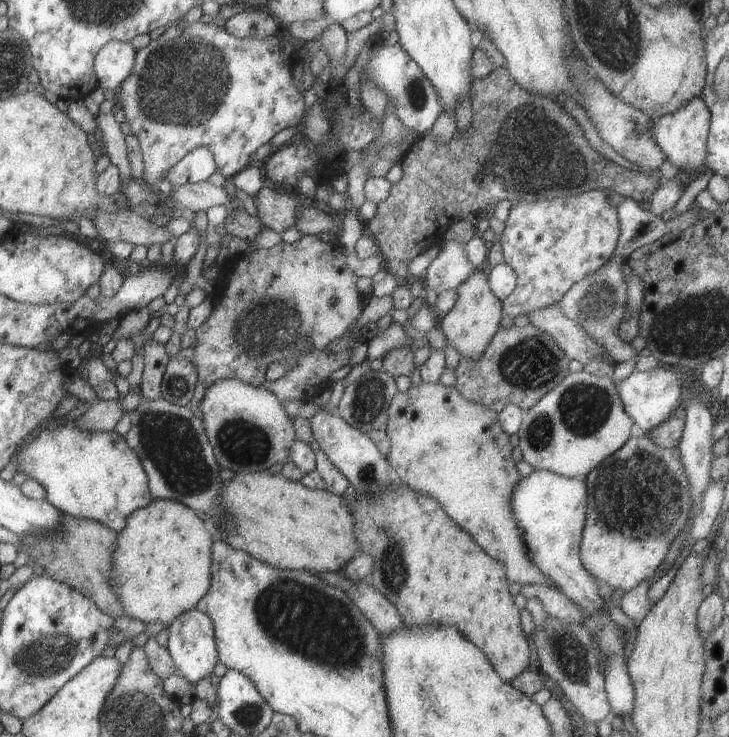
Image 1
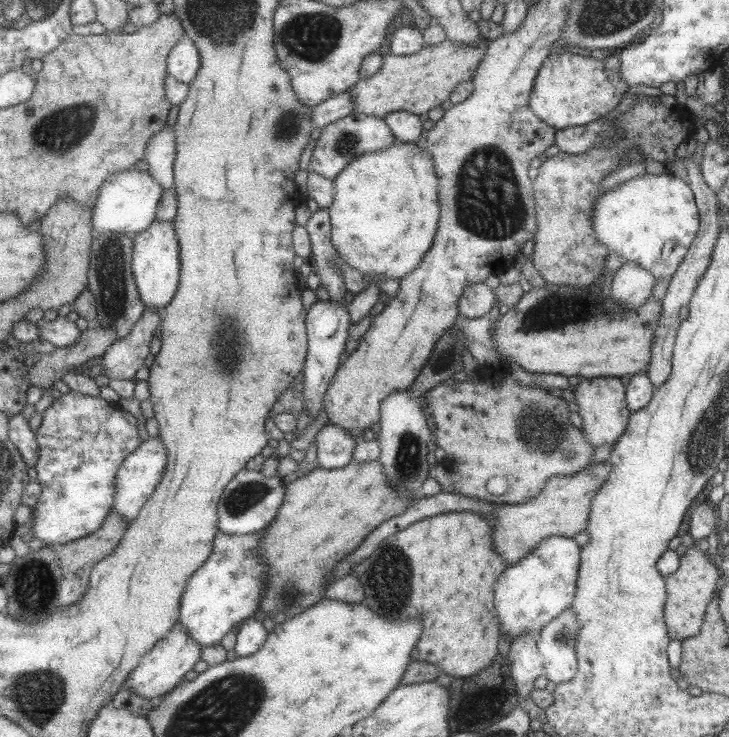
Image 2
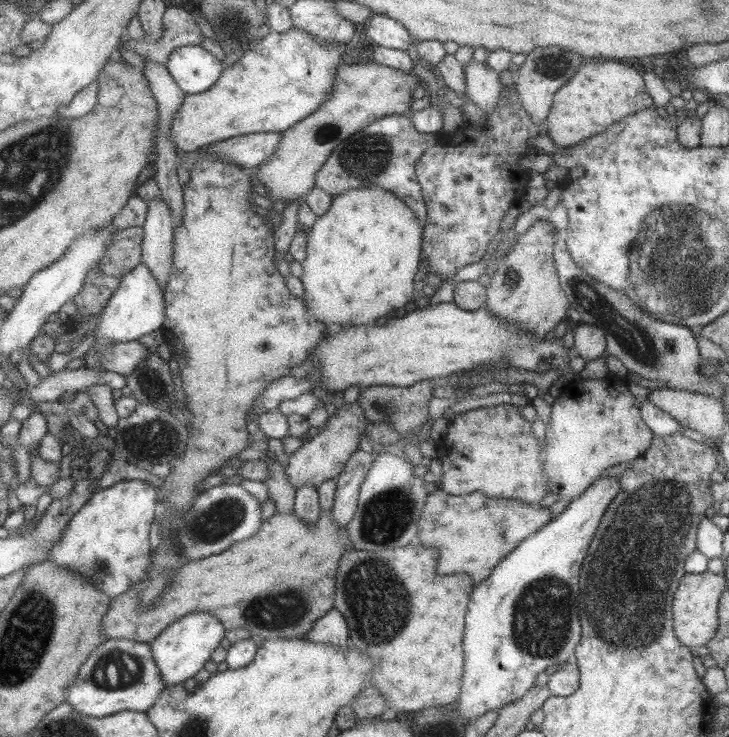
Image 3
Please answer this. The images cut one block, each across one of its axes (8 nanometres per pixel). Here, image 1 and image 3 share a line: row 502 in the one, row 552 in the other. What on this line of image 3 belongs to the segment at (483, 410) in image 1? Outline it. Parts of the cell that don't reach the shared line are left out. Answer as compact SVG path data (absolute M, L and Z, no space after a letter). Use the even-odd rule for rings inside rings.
M438 488L428 495L423 513L418 521L418 538L425 547L439 550L438 572L452 574L452 572L470 572L474 584L486 580L496 564L508 556L525 538L540 530L553 516L550 507L542 507L540 503L529 503L511 498L487 497L483 492L474 491L465 496L454 496Z

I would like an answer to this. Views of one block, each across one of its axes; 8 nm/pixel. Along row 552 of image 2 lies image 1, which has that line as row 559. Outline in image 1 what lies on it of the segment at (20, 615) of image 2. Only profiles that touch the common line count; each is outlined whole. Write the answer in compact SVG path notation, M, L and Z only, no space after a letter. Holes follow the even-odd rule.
M61 514L61 525L59 529L53 531L47 530L33 530L28 534L20 537L19 552L24 552L28 555L28 564L39 564L45 570L44 576L55 578L61 583L67 584L70 588L88 595L106 614L112 615L114 618L118 618L124 614L123 606L120 599L116 596L114 589L110 586L109 580L111 579L112 568L112 551L116 546L116 539L118 533L112 530L109 526L98 522L97 520L80 518L72 516L71 514Z

